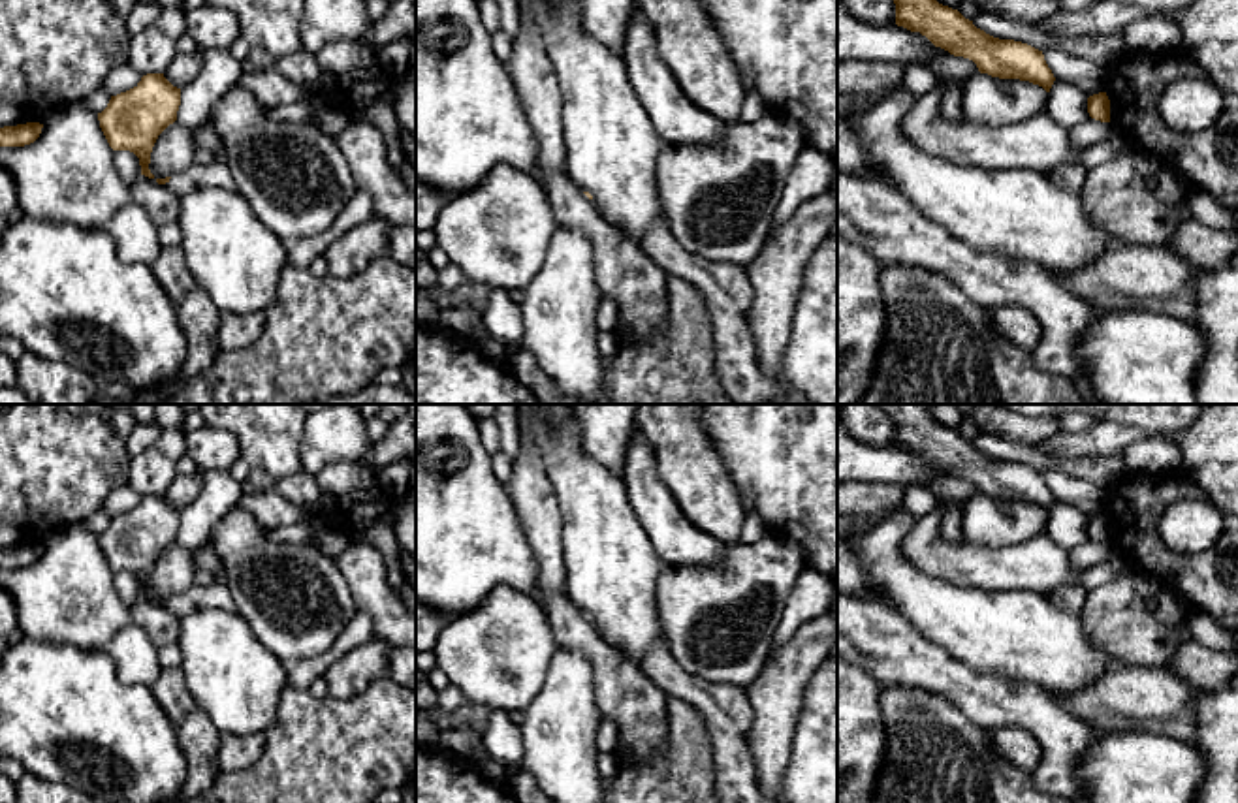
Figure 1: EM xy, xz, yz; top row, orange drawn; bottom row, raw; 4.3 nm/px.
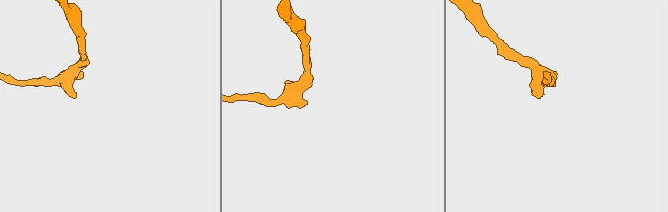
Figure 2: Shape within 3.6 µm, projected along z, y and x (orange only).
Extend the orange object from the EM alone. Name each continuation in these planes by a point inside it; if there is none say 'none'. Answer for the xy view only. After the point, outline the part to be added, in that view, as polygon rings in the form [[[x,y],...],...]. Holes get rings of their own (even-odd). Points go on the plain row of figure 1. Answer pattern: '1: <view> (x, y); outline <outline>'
1: xy (213, 597); outline [[[216,579],[207,587],[194,583],[184,594],[171,596],[164,607],[179,617],[184,617],[198,609],[235,611],[235,602],[228,587]]]

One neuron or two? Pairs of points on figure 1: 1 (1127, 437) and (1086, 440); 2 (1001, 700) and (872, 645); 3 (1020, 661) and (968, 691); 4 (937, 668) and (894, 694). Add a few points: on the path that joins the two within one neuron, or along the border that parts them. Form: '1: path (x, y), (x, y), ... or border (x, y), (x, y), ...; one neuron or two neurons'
1: path (1118, 437), (1095, 440); one neuron
2: path (969, 691), (951, 677), (904, 657); one neuron
3: border (952, 657), (977, 670), (1037, 685); two neurons
4: border (881, 683), (928, 689), (951, 702); two neurons

